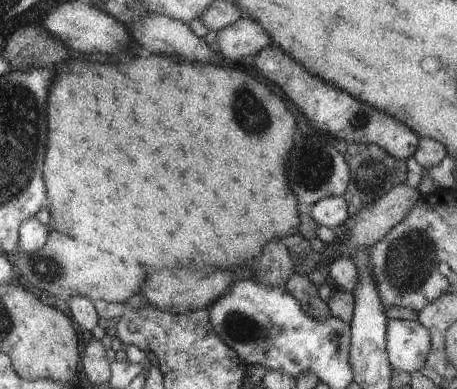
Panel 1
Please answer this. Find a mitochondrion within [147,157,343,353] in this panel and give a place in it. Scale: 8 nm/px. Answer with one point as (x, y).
(238, 327)

